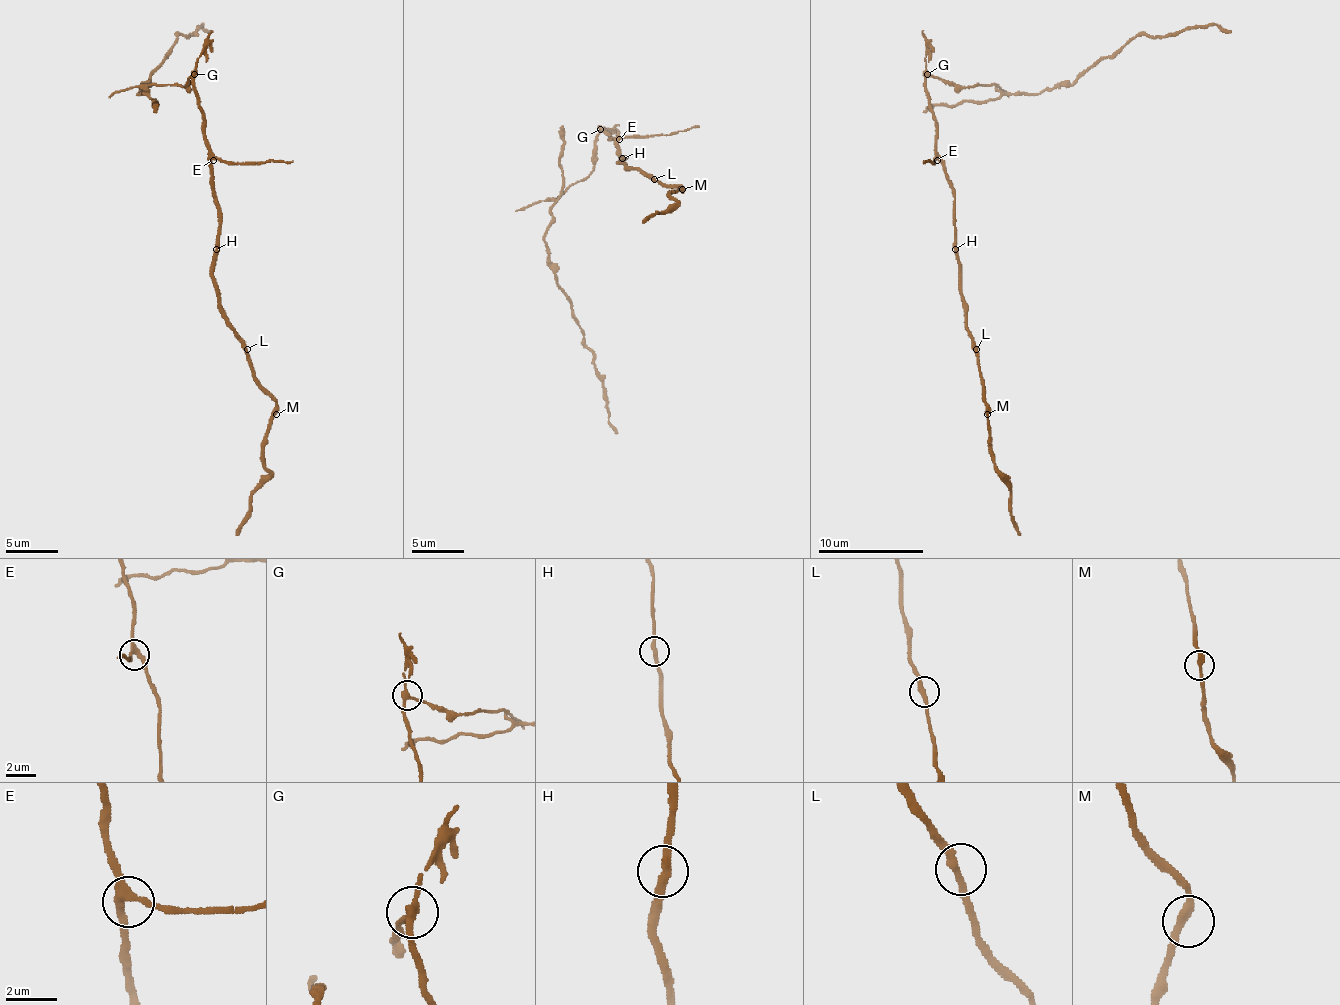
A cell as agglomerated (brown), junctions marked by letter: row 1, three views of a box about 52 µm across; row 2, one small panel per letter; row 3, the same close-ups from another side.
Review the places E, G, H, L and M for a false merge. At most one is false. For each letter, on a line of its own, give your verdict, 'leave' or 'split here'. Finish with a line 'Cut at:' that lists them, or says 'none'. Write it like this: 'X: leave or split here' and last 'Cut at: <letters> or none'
E: leave
G: split here
H: leave
L: leave
M: leave
Cut at: G

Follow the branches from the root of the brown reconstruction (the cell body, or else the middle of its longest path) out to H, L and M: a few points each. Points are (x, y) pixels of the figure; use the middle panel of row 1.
H: (614, 139), (619, 155), (625, 158), (622, 158)
L: (614, 139), (619, 155), (625, 158), (619, 160), (654, 179)
M: (614, 139), (619, 155), (625, 158), (619, 160), (627, 168), (638, 168), (659, 184), (675, 184), (682, 189)

